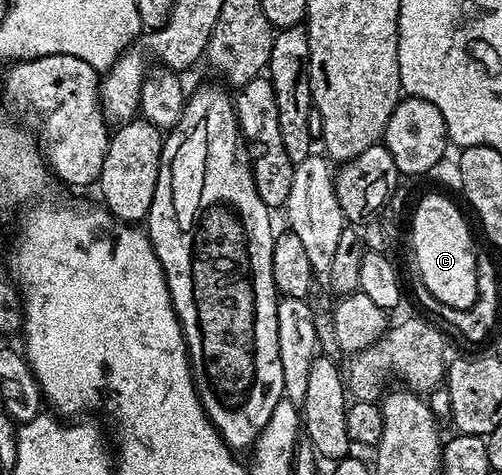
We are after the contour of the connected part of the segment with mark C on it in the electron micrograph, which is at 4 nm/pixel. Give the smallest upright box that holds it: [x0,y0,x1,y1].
[412,192,478,310]

